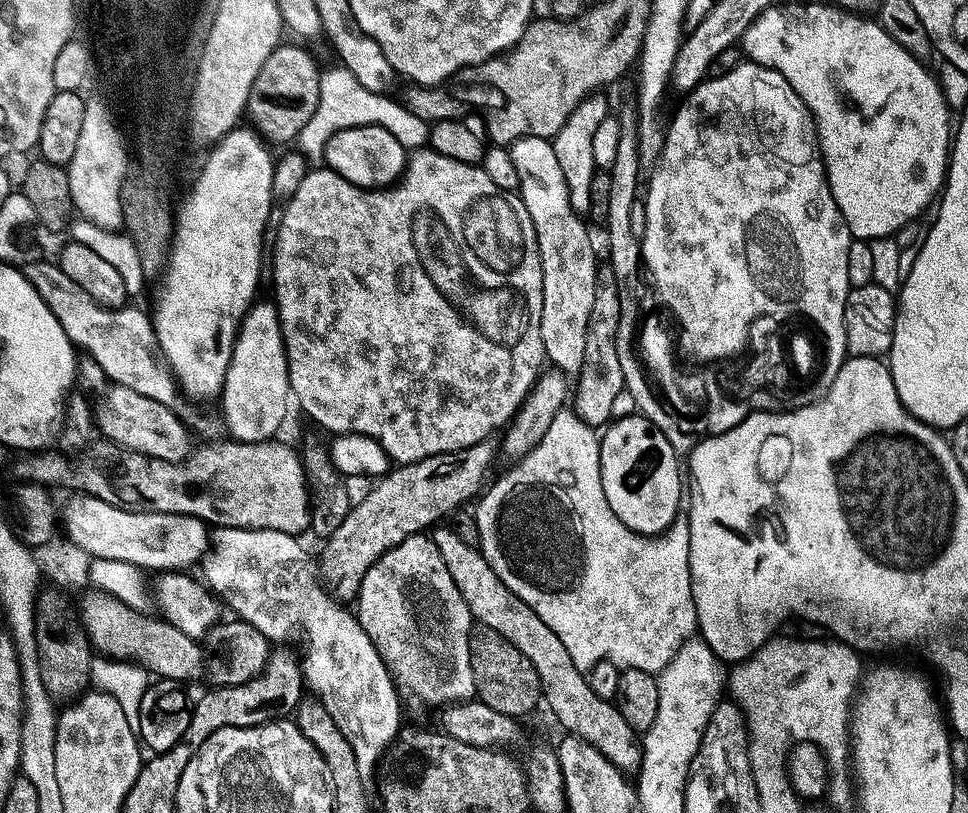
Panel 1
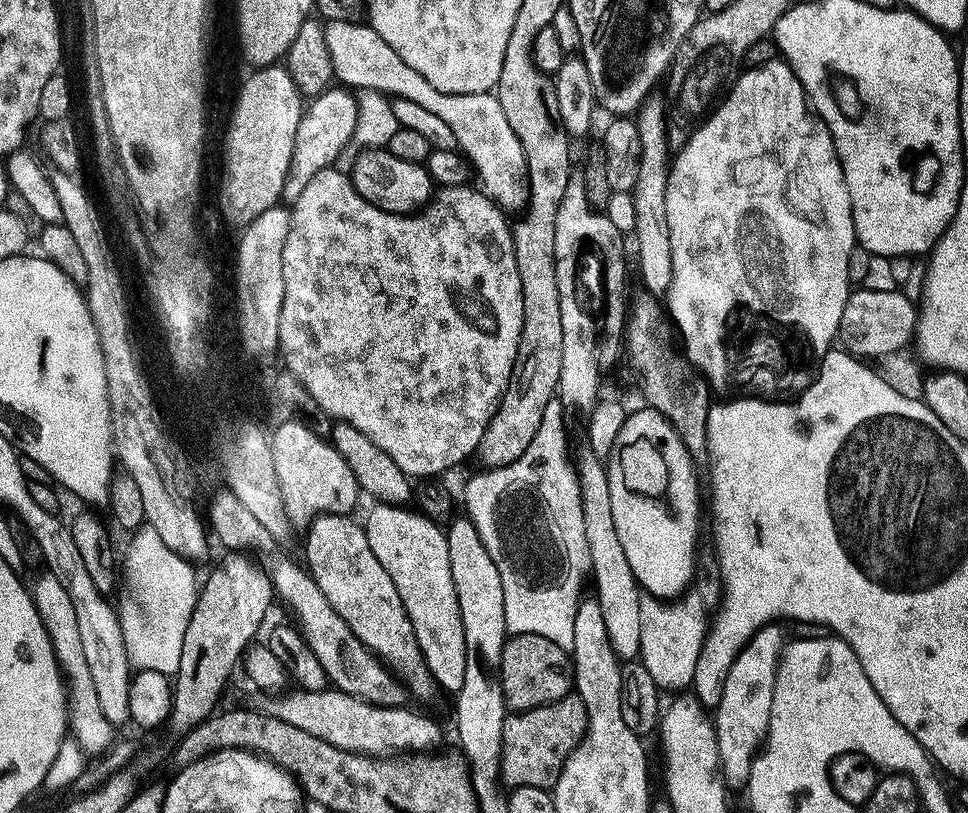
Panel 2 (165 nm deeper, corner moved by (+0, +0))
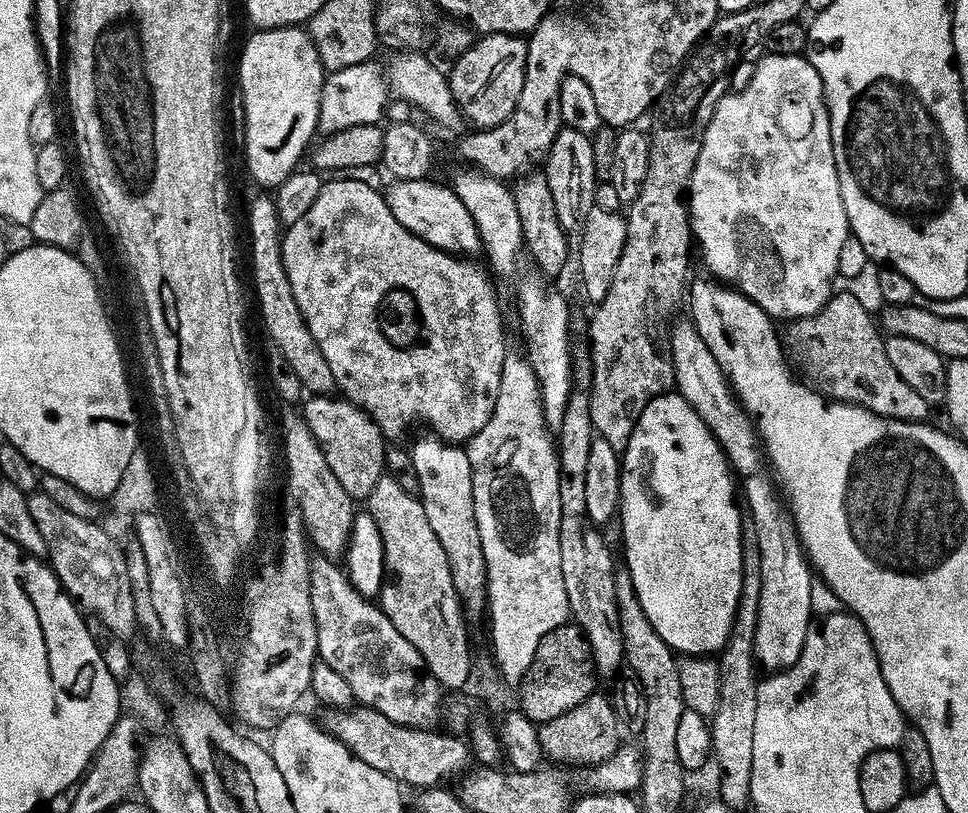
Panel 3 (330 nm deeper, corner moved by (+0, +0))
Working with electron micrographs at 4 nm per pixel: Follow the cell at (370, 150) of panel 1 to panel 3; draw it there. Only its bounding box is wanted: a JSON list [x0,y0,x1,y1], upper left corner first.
[386,180,482,257]

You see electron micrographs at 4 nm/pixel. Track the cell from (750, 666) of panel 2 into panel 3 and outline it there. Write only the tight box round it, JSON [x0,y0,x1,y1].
[670,318,814,673]

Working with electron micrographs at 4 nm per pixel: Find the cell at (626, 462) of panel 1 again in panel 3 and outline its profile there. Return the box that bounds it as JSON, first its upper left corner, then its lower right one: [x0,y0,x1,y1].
[618,394,746,658]

